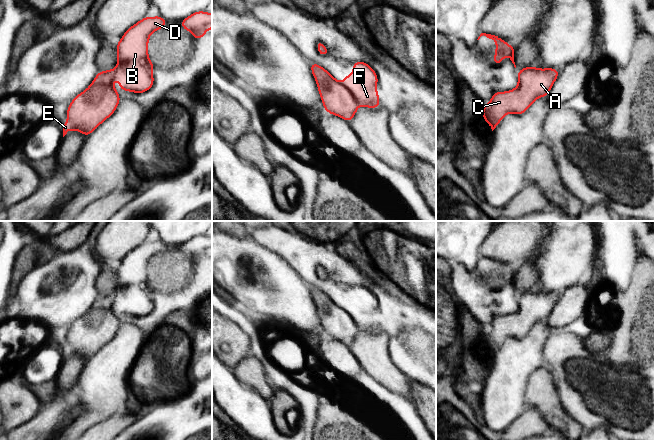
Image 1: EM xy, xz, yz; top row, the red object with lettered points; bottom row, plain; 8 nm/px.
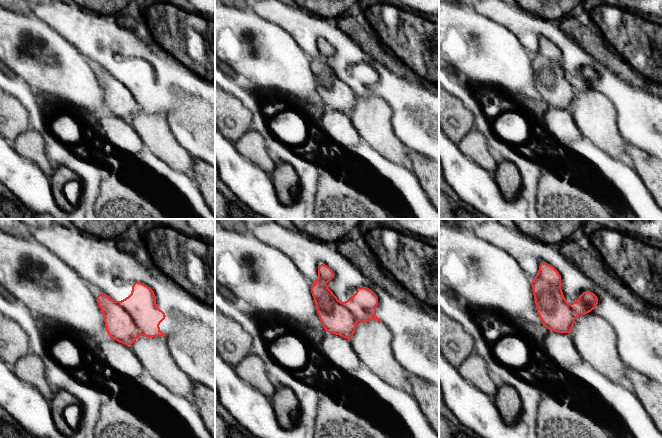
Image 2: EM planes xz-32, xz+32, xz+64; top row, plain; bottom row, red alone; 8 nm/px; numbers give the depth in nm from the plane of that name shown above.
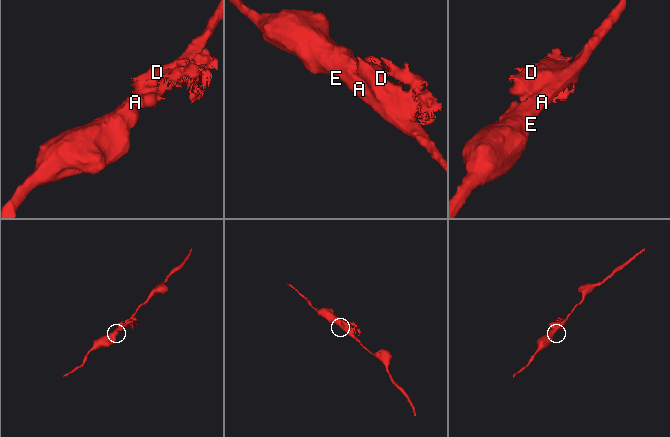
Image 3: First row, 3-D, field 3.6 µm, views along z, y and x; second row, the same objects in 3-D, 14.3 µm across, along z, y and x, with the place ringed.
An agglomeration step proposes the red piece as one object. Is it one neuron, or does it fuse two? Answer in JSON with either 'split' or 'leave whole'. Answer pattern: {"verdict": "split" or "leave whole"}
{"verdict": "split"}

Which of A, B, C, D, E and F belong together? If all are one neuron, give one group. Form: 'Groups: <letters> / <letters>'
Groups: A C E / B D F

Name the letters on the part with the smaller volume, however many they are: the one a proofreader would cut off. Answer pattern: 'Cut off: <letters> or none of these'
Cut off: B, D, F

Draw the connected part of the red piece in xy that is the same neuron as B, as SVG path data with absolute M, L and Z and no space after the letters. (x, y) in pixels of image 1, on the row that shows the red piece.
M160 15L144 17L130 27L116 45L118 61L113 70L113 80L117 77L124 91L144 93L154 84L154 64L148 58L149 36L167 21Z

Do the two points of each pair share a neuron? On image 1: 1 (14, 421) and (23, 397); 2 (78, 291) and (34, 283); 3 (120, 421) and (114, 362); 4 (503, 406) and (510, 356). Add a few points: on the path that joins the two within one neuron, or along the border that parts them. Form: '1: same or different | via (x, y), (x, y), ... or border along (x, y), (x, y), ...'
1: same | via (14, 415), (21, 403)
2: same | via (65, 292), (42, 299), (38, 296)
3: different | border along (127, 410), (121, 413), (114, 413), (97, 423)
4: same | via (503, 394), (510, 368)

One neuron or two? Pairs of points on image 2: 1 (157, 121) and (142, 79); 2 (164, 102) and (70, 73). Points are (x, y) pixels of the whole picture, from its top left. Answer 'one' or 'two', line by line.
1: two
2: two

